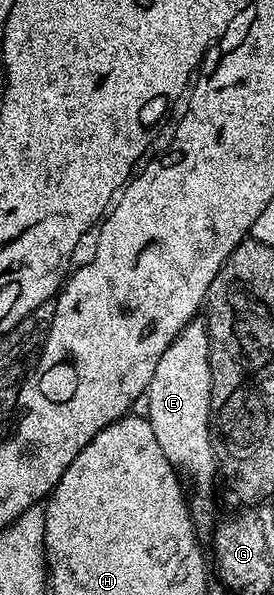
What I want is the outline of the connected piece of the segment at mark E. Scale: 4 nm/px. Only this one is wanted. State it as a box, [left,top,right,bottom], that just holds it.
[145,320,220,536]

